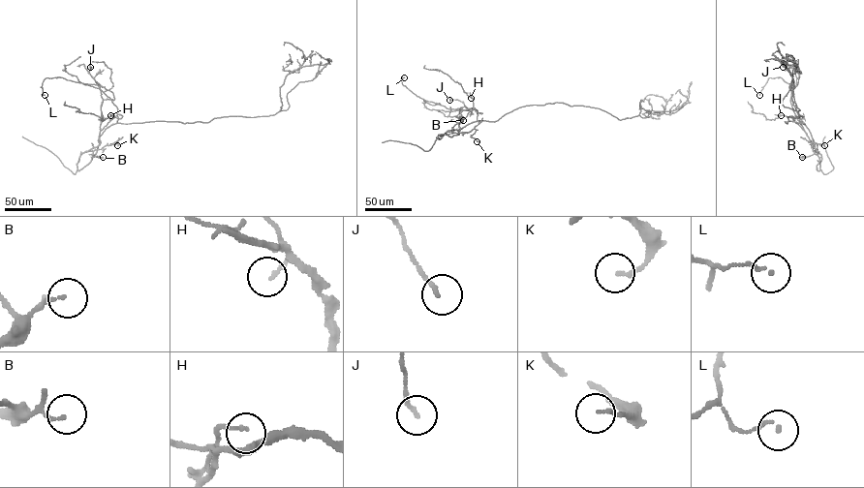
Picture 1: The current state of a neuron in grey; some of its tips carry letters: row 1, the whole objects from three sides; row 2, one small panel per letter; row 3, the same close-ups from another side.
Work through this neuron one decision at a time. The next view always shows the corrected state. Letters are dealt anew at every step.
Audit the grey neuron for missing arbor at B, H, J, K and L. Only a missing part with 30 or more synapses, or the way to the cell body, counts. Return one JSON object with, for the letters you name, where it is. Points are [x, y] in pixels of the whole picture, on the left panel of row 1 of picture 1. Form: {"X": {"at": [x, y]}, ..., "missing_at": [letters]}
{"missing_at": []}

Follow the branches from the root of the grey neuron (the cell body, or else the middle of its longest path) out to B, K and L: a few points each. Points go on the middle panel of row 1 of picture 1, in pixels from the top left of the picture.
B: (536, 105), (519, 107), (495, 121), (472, 122), (452, 137), (437, 137), (452, 132), (463, 120)
K: (536, 105), (519, 107), (495, 121), (472, 122), (452, 137), (437, 137), (475, 129), (471, 137), (477, 141)
L: (536, 105), (519, 107), (495, 121), (478, 120), (476, 109), (447, 108), (417, 96), (402, 83), (404, 77)

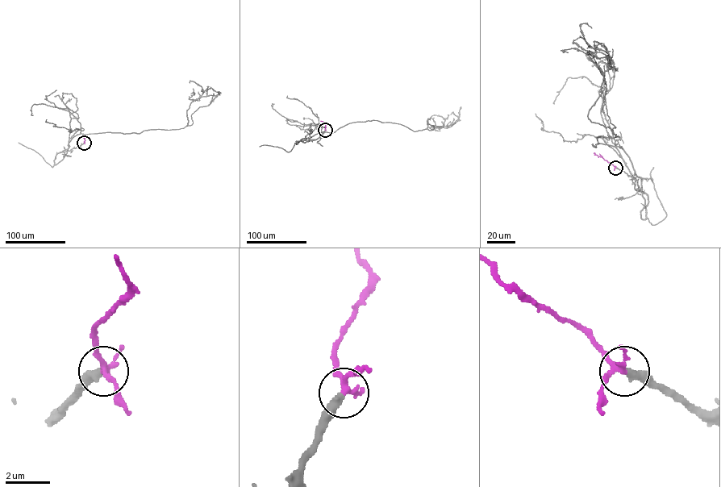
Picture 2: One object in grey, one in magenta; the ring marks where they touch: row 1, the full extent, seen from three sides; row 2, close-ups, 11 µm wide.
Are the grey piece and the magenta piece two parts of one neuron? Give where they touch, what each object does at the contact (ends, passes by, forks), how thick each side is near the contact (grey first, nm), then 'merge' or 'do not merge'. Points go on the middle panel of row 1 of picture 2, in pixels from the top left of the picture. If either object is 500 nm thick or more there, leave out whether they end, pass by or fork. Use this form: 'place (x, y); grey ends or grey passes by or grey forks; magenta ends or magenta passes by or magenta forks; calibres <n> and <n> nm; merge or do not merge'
place (325, 130); grey ends; magenta forks; calibres 380 and 200 nm; merge

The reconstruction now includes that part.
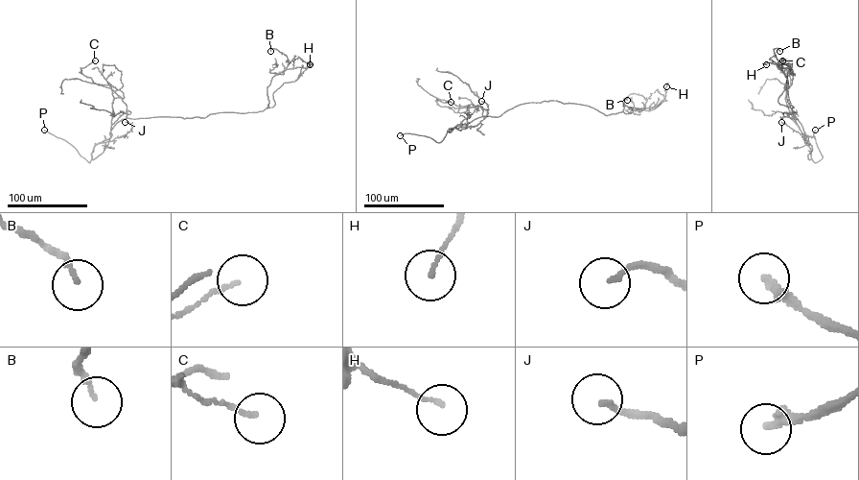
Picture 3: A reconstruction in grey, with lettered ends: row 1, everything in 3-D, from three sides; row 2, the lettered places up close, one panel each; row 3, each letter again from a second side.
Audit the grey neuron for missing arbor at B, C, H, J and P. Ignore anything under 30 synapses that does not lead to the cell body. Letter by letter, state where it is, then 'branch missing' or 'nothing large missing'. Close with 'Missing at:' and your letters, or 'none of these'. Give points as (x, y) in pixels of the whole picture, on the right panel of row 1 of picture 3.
B: at (779, 51); nothing large missing
C: at (782, 60); nothing large missing
H: at (766, 64); nothing large missing
J: at (781, 122); nothing large missing
P: at (815, 130); branch missing
Missing at: P

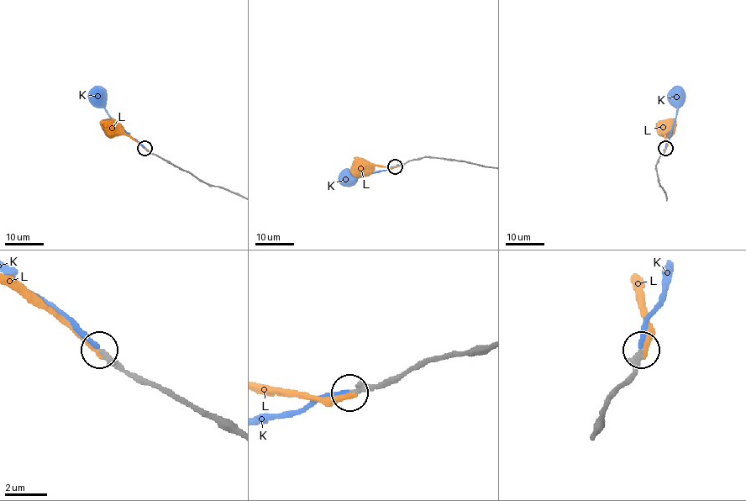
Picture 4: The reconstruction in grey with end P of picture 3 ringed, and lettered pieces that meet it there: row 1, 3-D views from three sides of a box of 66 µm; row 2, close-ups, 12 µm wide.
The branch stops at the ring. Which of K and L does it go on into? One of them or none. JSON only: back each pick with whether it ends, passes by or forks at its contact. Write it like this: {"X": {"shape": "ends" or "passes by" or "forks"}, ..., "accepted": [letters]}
{"K": {"shape": "ends"}, "accepted": ["K"]}

